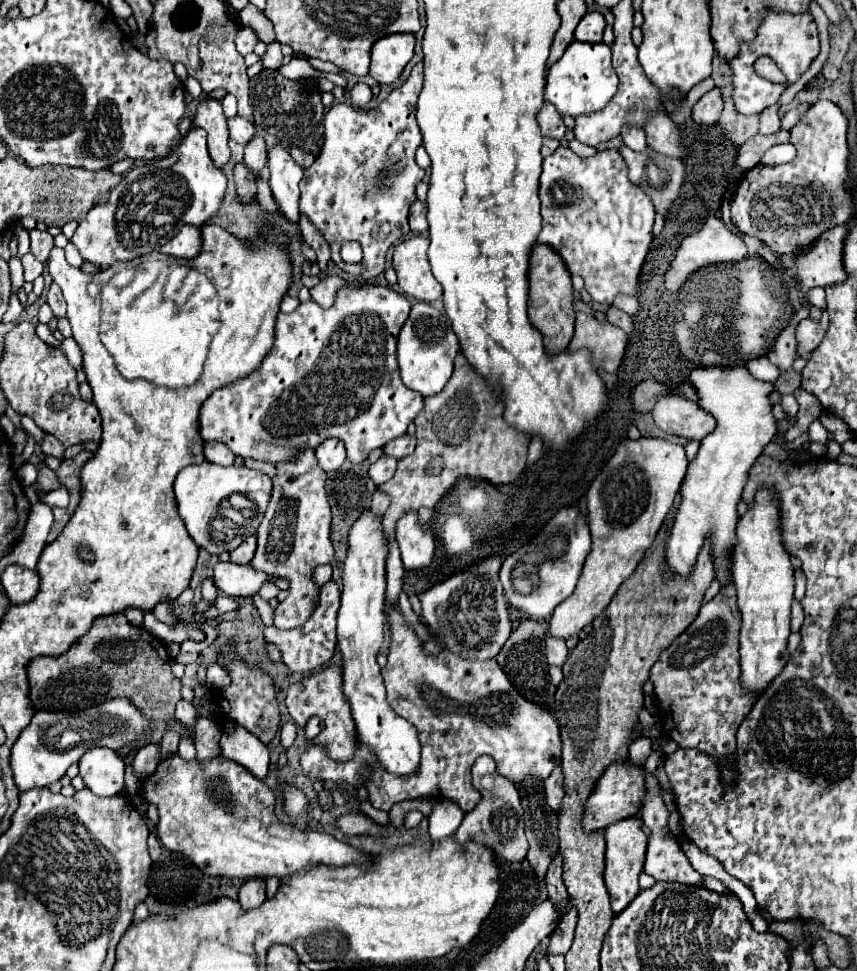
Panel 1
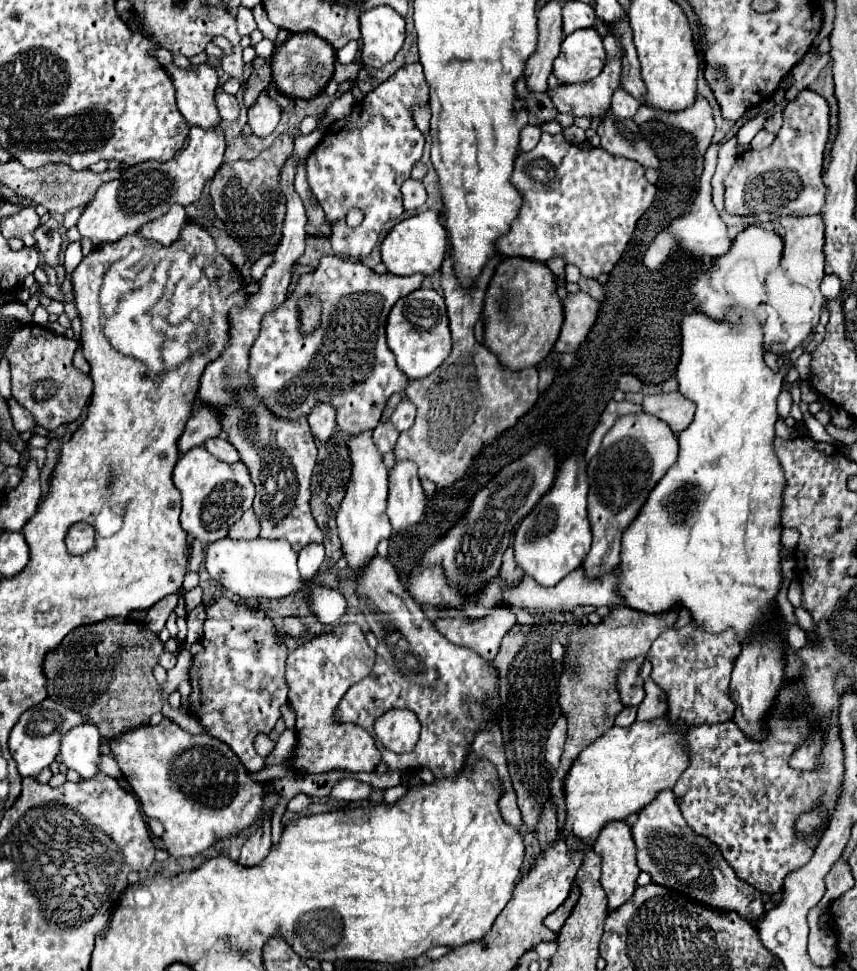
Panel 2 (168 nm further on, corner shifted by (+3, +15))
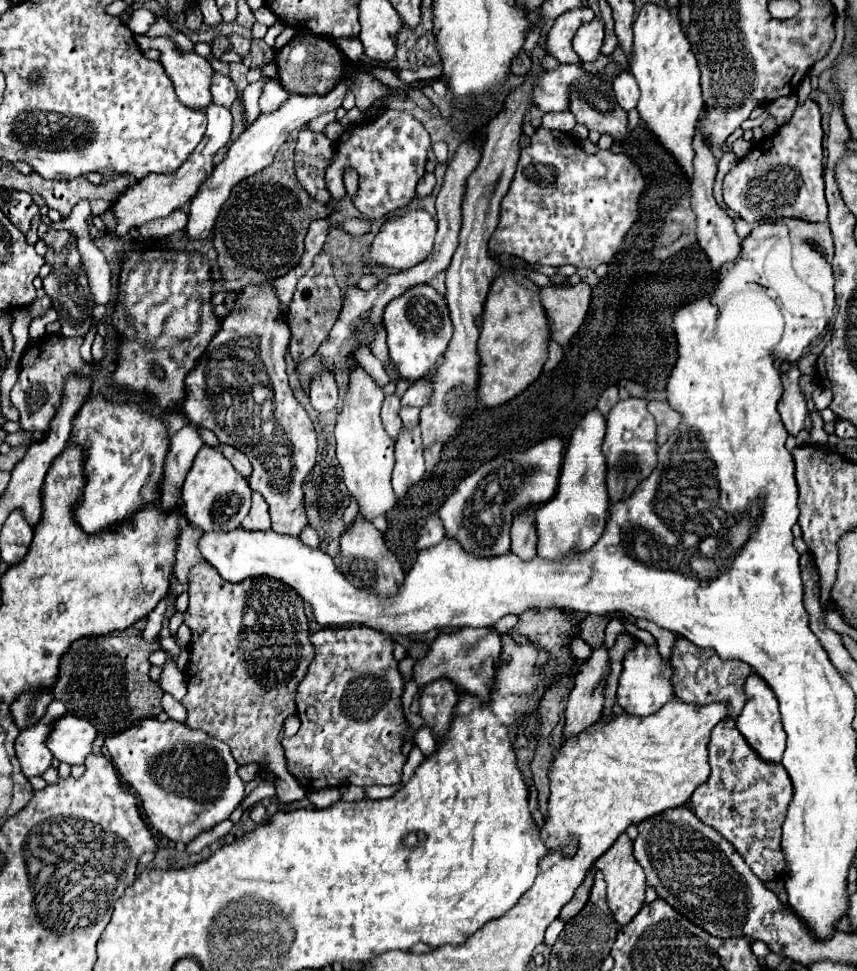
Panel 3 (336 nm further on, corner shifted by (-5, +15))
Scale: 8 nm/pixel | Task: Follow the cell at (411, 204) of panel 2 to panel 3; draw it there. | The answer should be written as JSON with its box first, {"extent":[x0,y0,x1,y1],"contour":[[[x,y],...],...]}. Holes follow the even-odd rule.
{"extent":[415,174,435,198],"contour":[[[425,174],[425,176],[419,180],[419,184],[417,184],[417,190],[415,190],[417,198],[427,198],[427,196],[431,196],[433,186],[435,186],[435,176],[433,176],[433,174]]]}

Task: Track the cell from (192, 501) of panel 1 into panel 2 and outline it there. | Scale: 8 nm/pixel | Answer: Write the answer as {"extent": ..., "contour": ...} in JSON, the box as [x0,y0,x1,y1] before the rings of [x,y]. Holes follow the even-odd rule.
{"extent":[173,446,255,544],"contour":[[[205,446],[191,448],[187,456],[179,458],[173,470],[173,482],[183,494],[181,526],[191,538],[197,538],[203,544],[211,544],[219,538],[225,538],[227,530],[243,516],[245,510],[251,508],[255,496],[247,466],[243,462],[221,462],[211,456]]]}

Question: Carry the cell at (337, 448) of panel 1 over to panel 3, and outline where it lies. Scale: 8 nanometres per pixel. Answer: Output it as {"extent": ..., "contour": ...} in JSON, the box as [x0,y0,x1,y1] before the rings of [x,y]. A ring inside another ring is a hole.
{"extent":[309,372,339,412],"contour":[[[325,372],[323,376],[315,378],[309,388],[309,398],[311,398],[311,406],[317,412],[331,412],[339,402],[335,376],[331,372]]]}

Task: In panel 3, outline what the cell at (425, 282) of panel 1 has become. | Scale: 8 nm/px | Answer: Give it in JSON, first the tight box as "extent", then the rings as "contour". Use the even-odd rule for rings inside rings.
{"extent":[365,210,437,272],"contour":[[[413,210],[407,212],[403,216],[397,216],[393,220],[387,220],[381,228],[381,232],[375,236],[373,244],[371,244],[371,252],[365,260],[375,260],[387,268],[393,268],[397,272],[413,268],[415,264],[423,262],[433,248],[433,238],[437,232],[437,222],[429,216],[429,212],[425,210]]]}

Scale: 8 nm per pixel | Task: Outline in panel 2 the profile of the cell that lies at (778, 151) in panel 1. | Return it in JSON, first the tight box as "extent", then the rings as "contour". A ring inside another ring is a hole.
{"extent":[751,130,775,150],"contour":[[[759,130],[759,132],[755,134],[755,138],[751,140],[751,148],[753,148],[753,150],[765,148],[767,144],[771,144],[771,140],[775,140],[775,136],[773,136],[773,134],[769,134],[767,130]]]}

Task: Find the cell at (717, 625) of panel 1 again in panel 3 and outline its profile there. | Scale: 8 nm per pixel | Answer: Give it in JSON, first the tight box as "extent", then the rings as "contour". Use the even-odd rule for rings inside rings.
{"extent":[671,638,753,720],"contour":[[[677,638],[675,646],[671,650],[671,666],[673,666],[673,690],[675,696],[683,702],[689,704],[713,704],[713,702],[723,702],[727,704],[727,714],[735,720],[745,704],[745,694],[743,694],[743,682],[745,678],[753,672],[753,668],[745,662],[739,660],[719,660],[717,652],[711,648],[697,648],[691,644],[687,638]]]}

